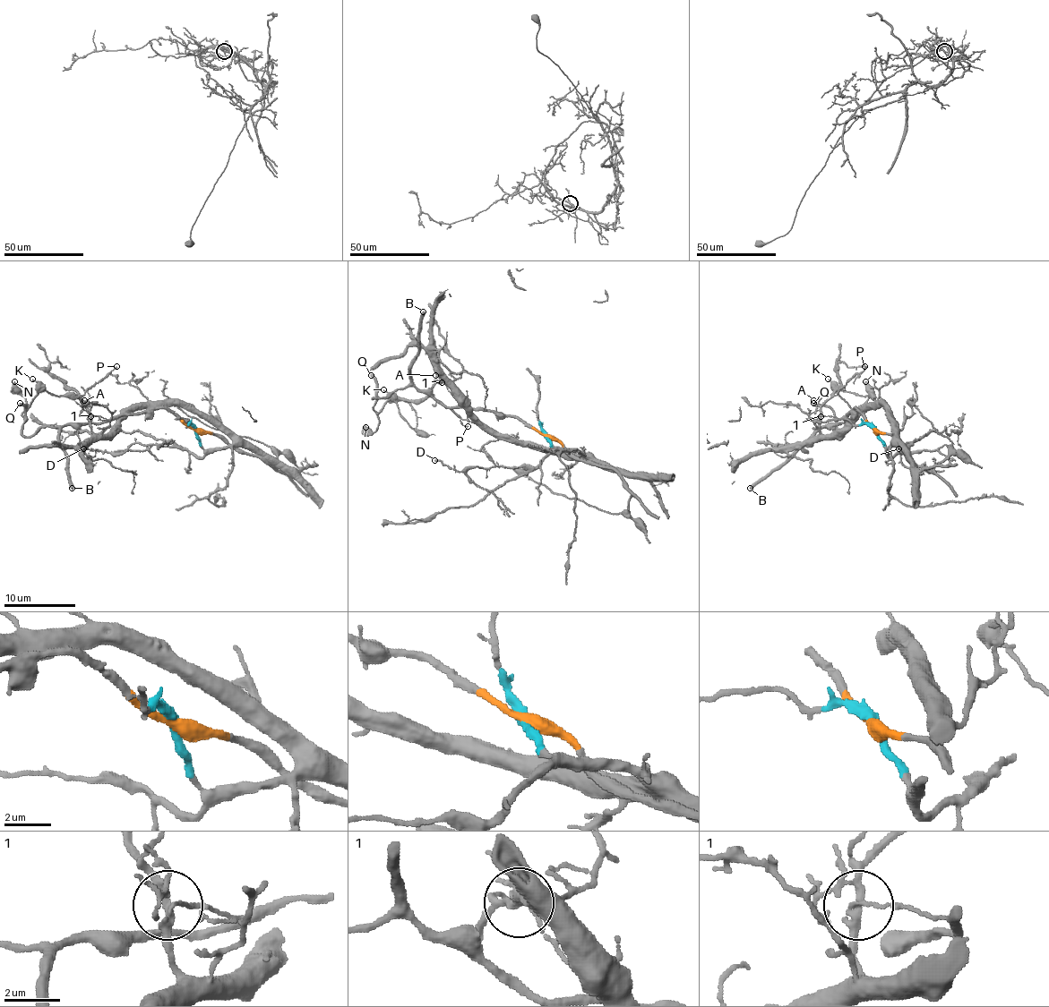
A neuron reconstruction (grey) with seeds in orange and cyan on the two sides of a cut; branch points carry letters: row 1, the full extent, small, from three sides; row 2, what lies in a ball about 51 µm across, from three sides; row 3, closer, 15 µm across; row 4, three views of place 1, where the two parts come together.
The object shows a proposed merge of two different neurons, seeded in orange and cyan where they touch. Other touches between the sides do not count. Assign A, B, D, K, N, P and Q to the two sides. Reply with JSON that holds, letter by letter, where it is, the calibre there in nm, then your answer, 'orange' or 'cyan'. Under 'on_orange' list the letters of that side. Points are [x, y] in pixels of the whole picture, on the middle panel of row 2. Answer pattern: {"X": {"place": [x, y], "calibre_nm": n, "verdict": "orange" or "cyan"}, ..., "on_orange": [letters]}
{"A": {"place": [435, 375], "calibre_nm": 150, "verdict": "cyan"}, "B": {"place": [423, 311], "calibre_nm": 360, "verdict": "orange"}, "D": {"place": [434, 460], "calibre_nm": 180, "verdict": "cyan"}, "K": {"place": [383, 389], "calibre_nm": 110, "verdict": "orange"}, "N": {"place": [365, 427], "calibre_nm": 440, "verdict": "orange"}, "P": {"place": [468, 426], "calibre_nm": 120, "verdict": "cyan"}, "Q": {"place": [371, 375], "calibre_nm": 280, "verdict": "orange"}, "on_orange": ["B", "K", "N", "Q"]}

